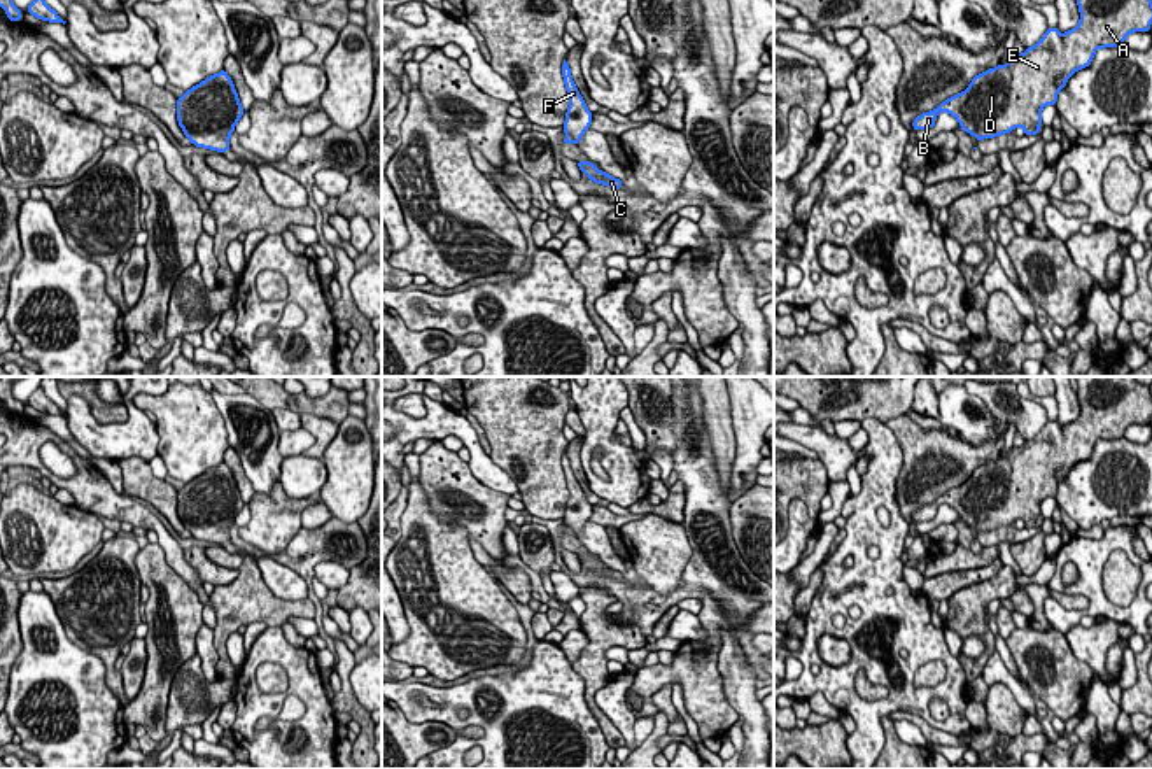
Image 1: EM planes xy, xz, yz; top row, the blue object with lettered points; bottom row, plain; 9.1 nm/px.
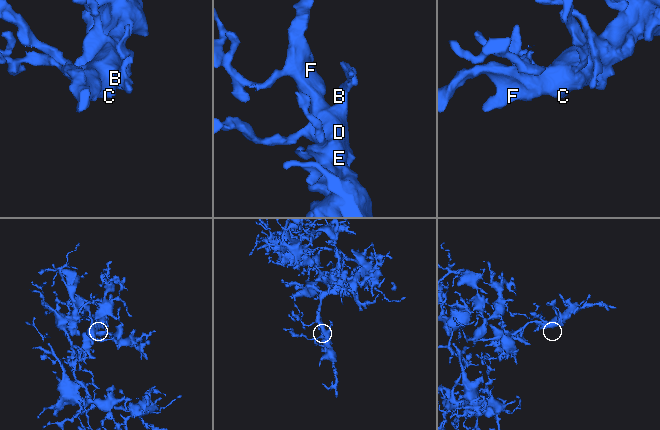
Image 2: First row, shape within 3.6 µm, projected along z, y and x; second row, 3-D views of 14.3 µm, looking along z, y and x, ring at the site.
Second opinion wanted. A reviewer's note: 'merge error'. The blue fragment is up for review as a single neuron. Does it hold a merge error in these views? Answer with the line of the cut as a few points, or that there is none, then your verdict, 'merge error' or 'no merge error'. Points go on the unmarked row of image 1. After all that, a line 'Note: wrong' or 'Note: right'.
no cut; no merge error
Note: wrong

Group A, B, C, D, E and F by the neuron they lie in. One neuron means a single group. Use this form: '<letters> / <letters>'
A B C D E F

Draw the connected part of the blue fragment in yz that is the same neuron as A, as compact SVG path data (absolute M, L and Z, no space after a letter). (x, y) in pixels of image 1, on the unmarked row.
M1134 377L1075 380L1080 413L1073 422L1061 427L1049 420L1033 440L975 468L963 485L917 508L912 520L933 520L937 506L945 503L975 533L1012 526L1017 519L1026 527L1040 526L1042 501L1057 496L1059 482L1077 462L1091 457L1099 440L1117 440L1133 424L1150 424L1150 387Z

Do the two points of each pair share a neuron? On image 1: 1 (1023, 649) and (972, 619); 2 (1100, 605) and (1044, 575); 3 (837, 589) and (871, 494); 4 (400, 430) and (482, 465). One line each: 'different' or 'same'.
1: different
2: different
3: same
4: same

